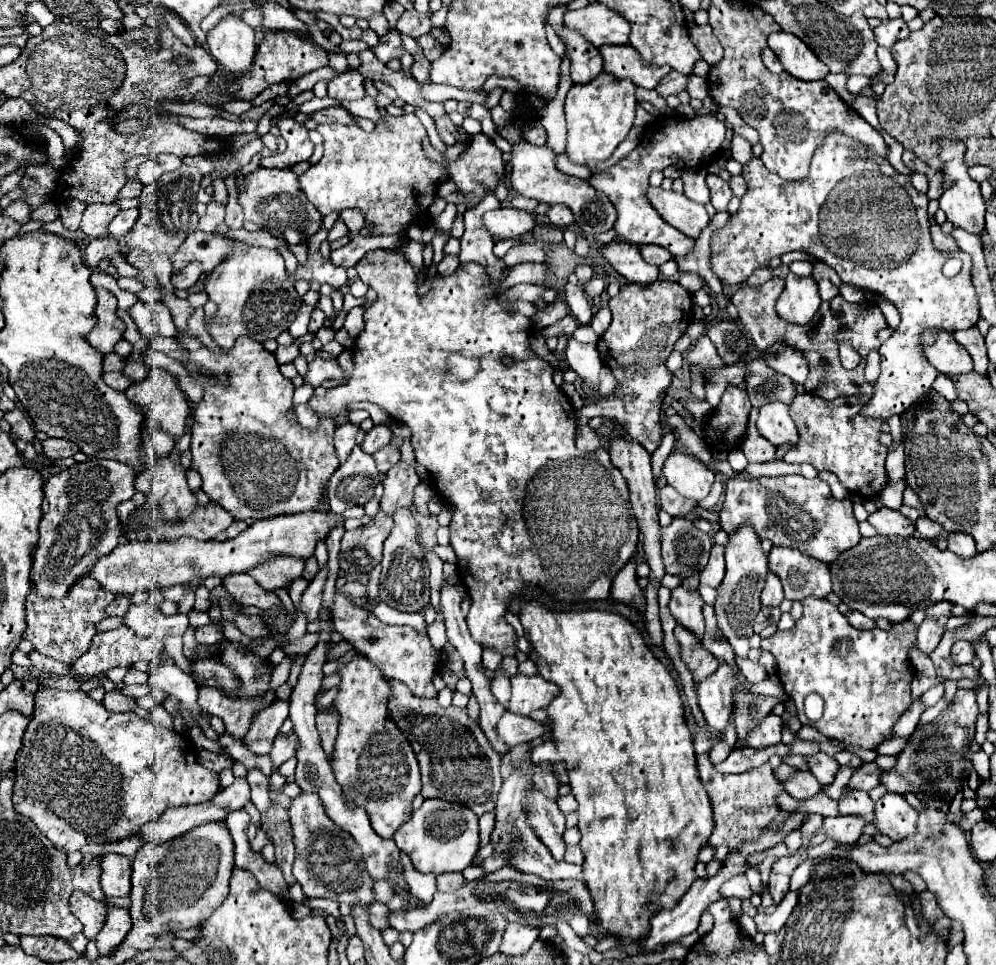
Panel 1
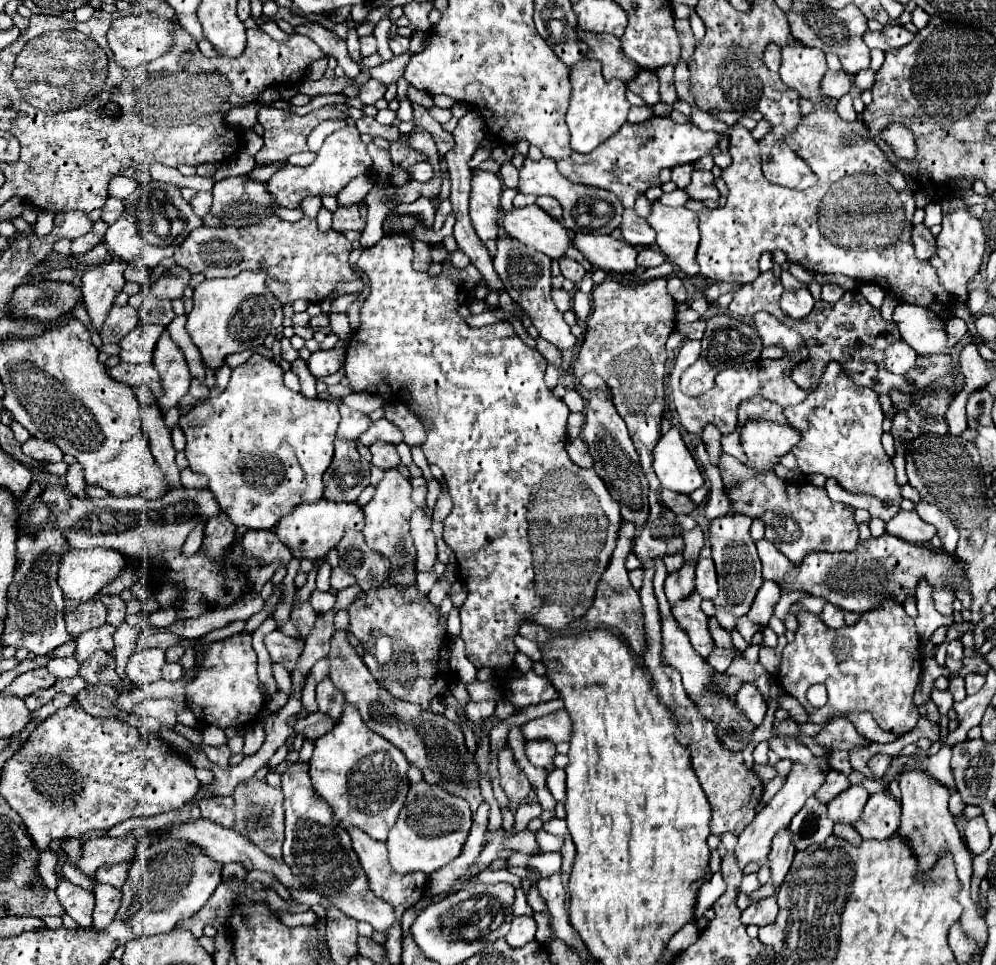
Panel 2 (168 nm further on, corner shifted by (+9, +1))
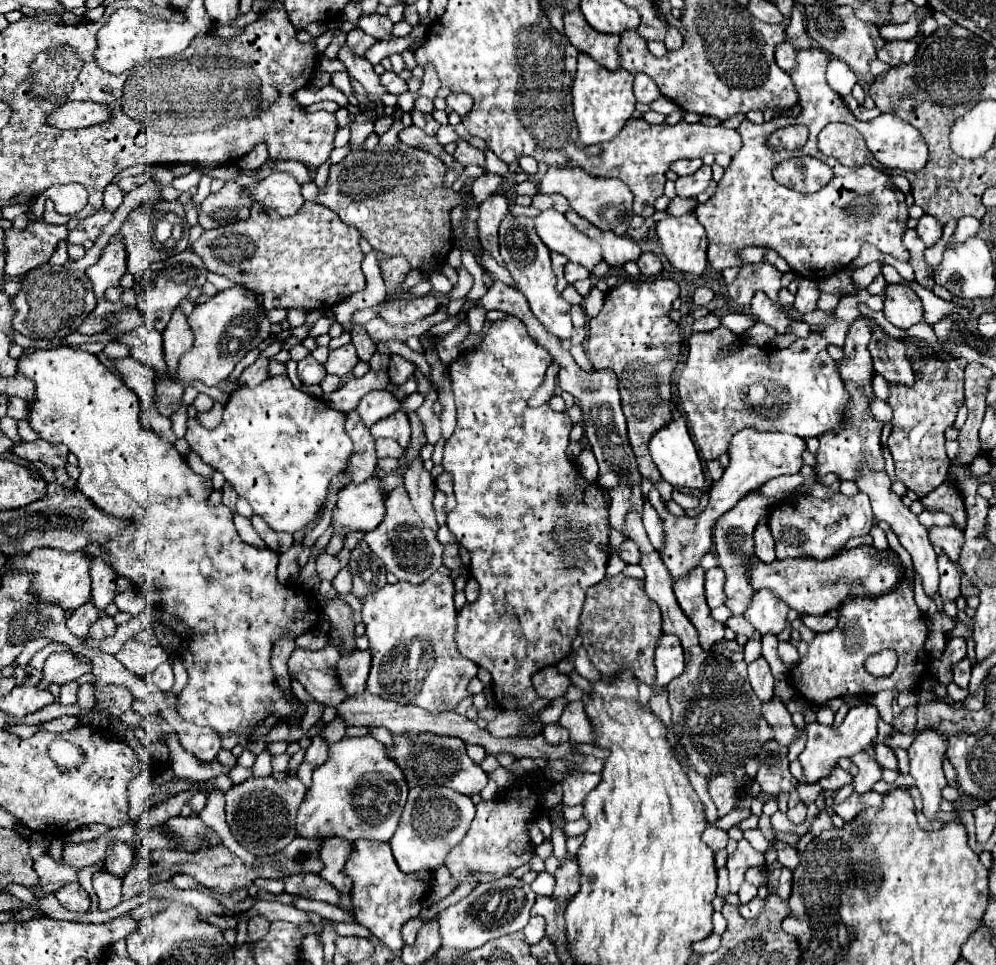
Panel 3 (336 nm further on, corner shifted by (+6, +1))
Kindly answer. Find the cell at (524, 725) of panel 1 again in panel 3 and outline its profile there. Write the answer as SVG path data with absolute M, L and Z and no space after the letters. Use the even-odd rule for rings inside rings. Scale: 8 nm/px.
M583 699L569 703L565 707L559 723L569 731L571 741L575 741L575 743L593 743L595 733L593 733L593 725L591 725L591 721L585 713Z

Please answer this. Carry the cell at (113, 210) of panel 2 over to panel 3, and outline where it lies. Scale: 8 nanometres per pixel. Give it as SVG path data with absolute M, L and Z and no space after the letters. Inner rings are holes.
M115 183L107 185L107 189L105 189L105 197L103 197L105 207L107 207L109 211L115 211L115 209L121 205L121 199L123 199L123 189L121 189L119 185L115 185Z

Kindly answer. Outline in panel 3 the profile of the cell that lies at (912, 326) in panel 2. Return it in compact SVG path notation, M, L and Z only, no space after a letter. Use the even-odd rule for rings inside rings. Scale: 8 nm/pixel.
M891 283L885 287L883 313L889 323L899 329L909 329L911 325L923 321L923 307L917 293L907 283Z

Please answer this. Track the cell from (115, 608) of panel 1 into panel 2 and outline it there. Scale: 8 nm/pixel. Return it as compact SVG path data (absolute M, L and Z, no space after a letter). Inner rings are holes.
M92 599L78 605L78 609L66 617L66 629L74 637L104 623L106 623L106 607L100 599Z

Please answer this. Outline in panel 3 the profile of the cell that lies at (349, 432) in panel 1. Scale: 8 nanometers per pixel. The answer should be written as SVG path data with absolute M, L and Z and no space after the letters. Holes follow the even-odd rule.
M383 389L383 391L369 391L361 403L357 405L357 413L361 415L361 419L365 421L367 427L371 427L373 423L377 423L379 419L385 419L387 415L399 411L401 403L399 399L393 395L393 391Z

